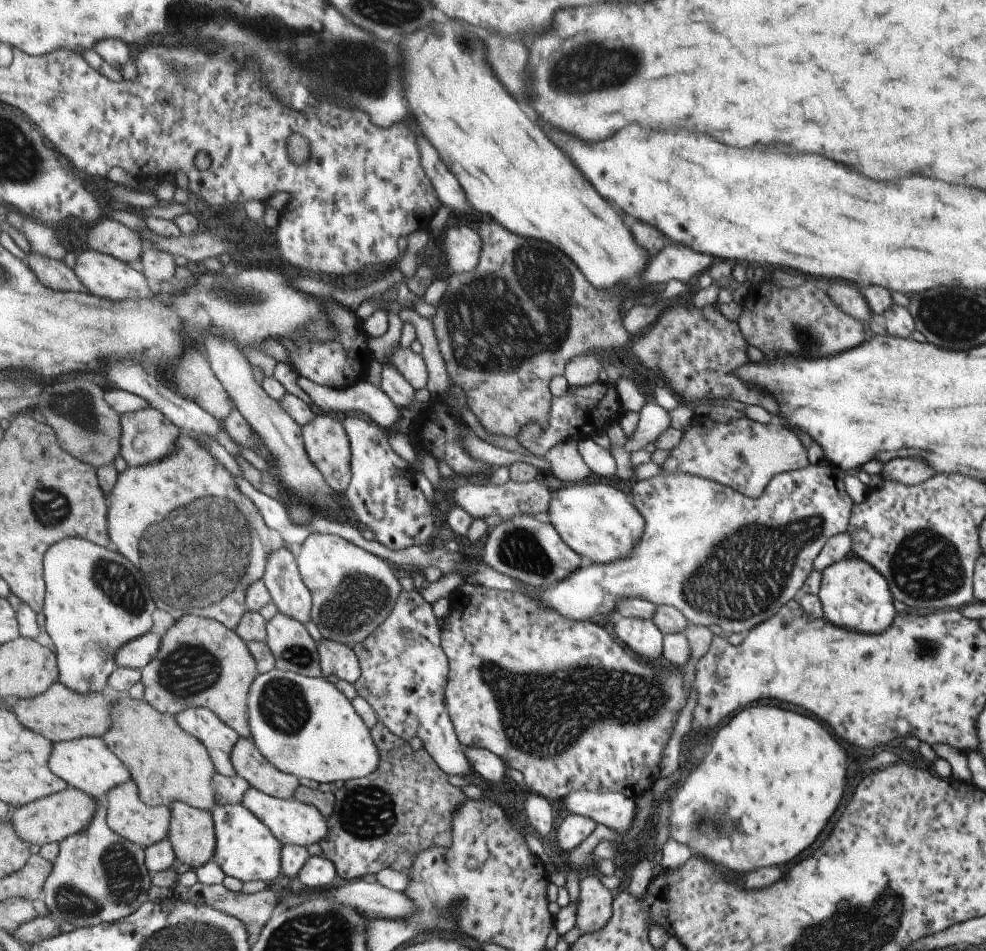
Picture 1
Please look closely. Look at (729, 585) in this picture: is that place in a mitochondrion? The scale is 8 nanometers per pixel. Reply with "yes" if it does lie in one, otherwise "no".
yes

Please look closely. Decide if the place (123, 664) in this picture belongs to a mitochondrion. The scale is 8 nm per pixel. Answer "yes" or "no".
no

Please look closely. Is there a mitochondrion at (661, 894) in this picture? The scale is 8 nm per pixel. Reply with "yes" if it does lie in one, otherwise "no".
no

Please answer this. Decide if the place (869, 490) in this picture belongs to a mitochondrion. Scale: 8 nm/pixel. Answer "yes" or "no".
no

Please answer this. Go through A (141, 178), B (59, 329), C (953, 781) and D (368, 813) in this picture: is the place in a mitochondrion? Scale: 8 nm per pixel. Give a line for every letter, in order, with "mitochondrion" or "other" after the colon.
A: other
B: other
C: other
D: mitochondrion

